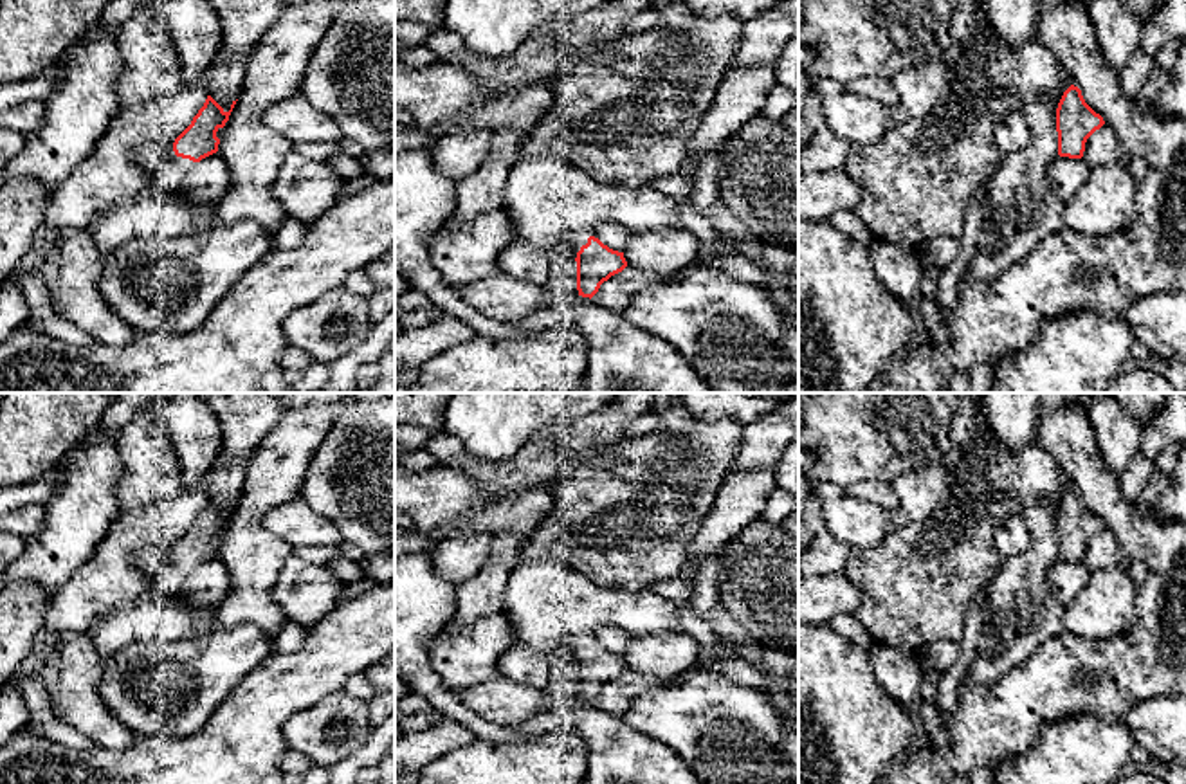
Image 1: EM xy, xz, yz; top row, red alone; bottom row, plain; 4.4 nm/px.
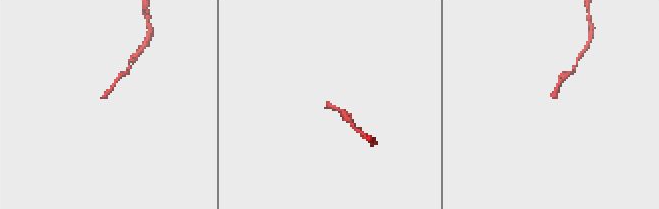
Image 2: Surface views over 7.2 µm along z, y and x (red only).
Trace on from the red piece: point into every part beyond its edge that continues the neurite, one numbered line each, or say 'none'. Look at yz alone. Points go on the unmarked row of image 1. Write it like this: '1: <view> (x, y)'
none

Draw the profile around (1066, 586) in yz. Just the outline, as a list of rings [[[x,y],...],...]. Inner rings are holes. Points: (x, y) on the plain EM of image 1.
[[[1056,559],[1047,571],[1053,597],[1065,607],[1087,586],[1092,571],[1083,562],[1069,562]]]

